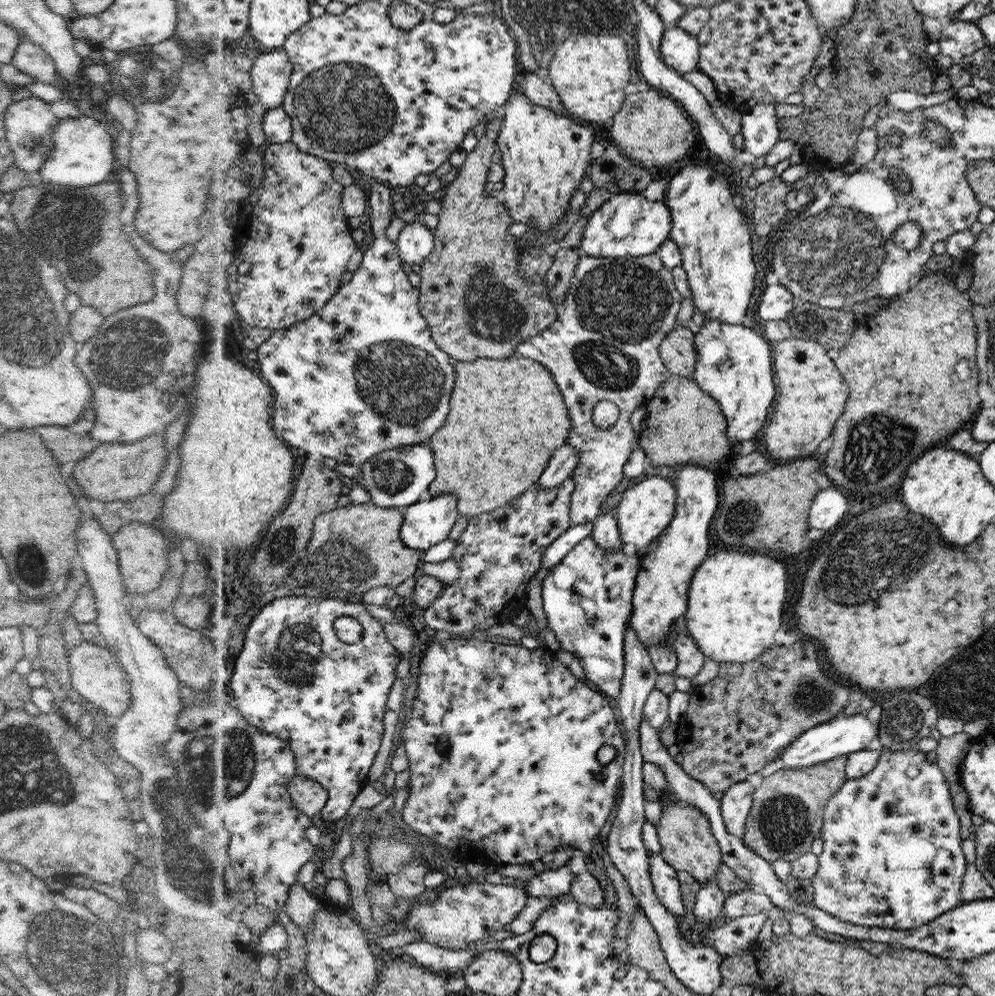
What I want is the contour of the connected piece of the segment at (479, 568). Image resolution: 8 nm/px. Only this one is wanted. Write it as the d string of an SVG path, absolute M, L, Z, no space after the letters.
M569 476L556 488L534 484L525 494L497 510L469 518L458 543L454 559L462 565L462 578L448 587L426 610L426 621L435 630L458 637L475 638L494 625L511 623L526 608L528 582L540 568L544 549L570 528L570 492L574 480Z

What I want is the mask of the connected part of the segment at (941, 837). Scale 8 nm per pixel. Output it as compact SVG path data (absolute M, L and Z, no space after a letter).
M886 750L880 756L876 767L862 778L848 778L841 790L832 796L825 808L825 827L822 828L822 842L818 848L819 865L811 879L814 896L813 905L844 922L858 926L878 926L890 930L913 930L928 924L960 904L960 891L967 871L966 858L962 854L961 819L953 804L949 784L941 769L930 764L925 753L919 750Z

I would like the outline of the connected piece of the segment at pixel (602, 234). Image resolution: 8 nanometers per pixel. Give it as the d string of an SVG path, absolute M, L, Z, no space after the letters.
M625 192L608 199L588 218L581 239L583 254L598 258L648 256L656 253L673 230L669 206L649 201L641 193Z

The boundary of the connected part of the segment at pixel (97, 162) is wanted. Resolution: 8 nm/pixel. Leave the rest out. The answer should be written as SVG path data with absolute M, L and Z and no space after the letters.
M81 115L60 119L55 124L51 137L54 150L40 172L33 177L35 182L48 183L54 187L88 187L103 183L114 166L118 169L116 152L112 149L112 137L106 126L92 117Z

